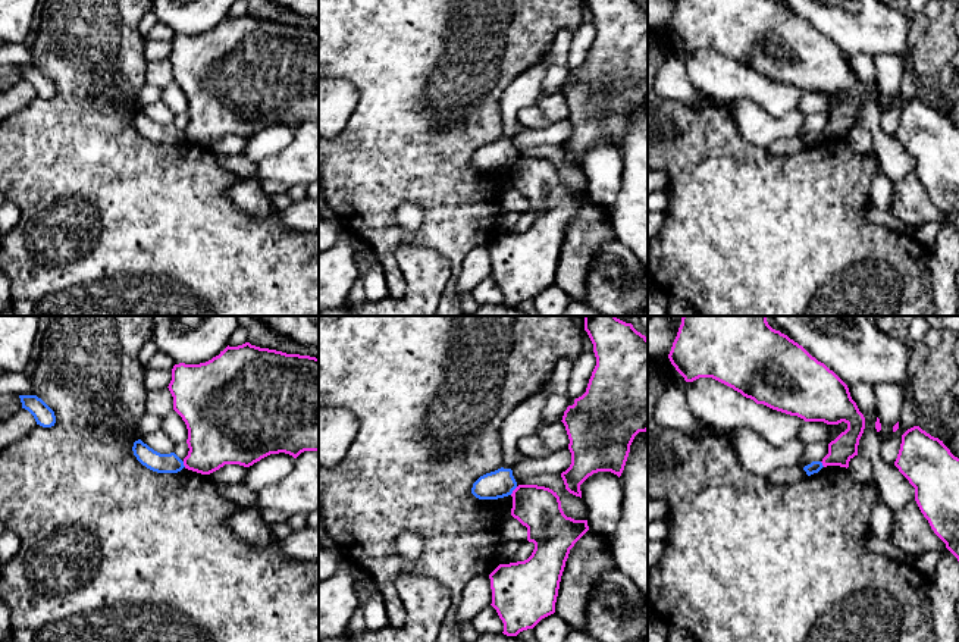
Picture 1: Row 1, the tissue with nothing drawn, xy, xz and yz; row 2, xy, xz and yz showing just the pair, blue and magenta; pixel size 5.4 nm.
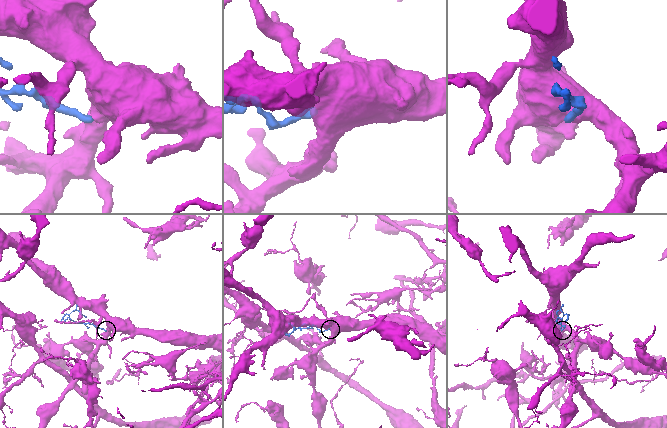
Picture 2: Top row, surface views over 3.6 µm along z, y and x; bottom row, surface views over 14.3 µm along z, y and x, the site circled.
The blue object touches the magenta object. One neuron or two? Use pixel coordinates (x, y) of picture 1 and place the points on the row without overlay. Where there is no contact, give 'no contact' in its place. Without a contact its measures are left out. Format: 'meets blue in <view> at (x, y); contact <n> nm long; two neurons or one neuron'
meets blue in xz at (513, 160); contact 60 nm long; two neurons

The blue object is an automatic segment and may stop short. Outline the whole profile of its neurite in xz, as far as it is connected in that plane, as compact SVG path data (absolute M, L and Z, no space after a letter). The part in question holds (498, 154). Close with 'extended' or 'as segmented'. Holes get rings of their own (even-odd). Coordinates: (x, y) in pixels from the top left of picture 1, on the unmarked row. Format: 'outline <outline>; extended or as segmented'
outline M498 140L480 147L471 159L471 165L479 170L498 170L513 165L517 153L511 140Z; as segmented

